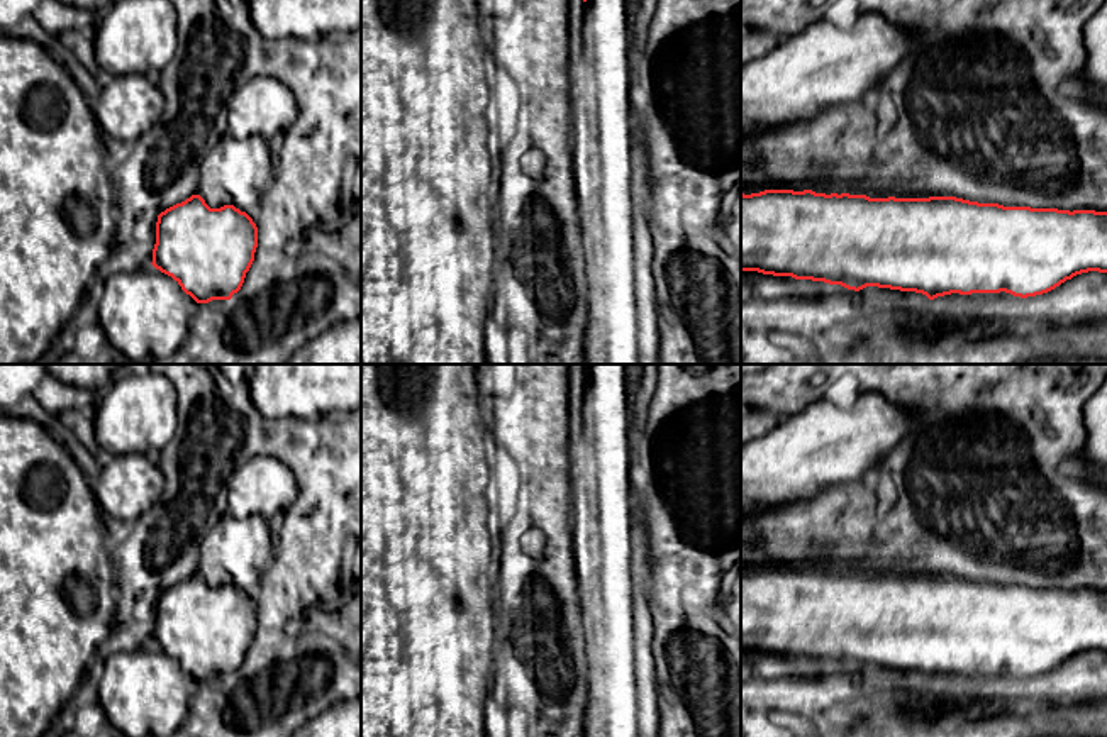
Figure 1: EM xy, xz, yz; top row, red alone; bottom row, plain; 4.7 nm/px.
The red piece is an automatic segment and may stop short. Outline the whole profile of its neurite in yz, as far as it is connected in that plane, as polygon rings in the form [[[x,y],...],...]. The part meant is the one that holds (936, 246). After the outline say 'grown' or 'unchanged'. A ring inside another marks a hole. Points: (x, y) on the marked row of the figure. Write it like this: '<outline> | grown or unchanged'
[[[812,190],[741,193],[741,271],[824,281],[859,291],[866,286],[915,291],[929,300],[960,293],[1048,293],[1076,274],[1107,273],[1107,212],[1004,207],[956,197],[870,198]]] | unchanged

